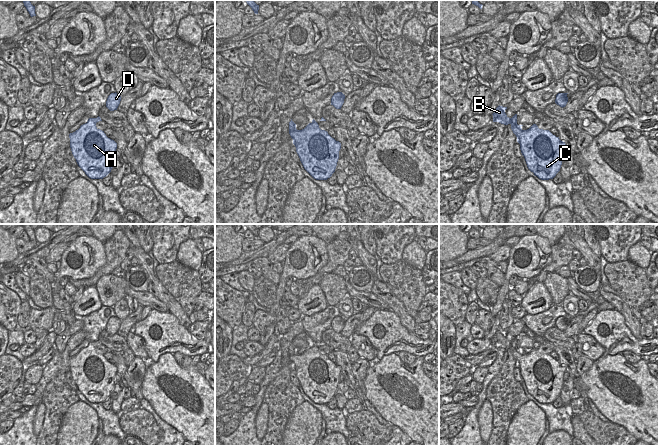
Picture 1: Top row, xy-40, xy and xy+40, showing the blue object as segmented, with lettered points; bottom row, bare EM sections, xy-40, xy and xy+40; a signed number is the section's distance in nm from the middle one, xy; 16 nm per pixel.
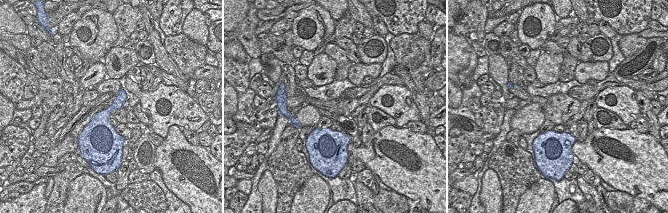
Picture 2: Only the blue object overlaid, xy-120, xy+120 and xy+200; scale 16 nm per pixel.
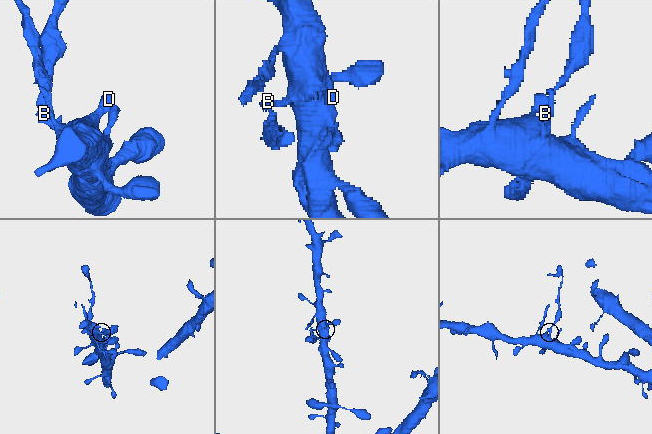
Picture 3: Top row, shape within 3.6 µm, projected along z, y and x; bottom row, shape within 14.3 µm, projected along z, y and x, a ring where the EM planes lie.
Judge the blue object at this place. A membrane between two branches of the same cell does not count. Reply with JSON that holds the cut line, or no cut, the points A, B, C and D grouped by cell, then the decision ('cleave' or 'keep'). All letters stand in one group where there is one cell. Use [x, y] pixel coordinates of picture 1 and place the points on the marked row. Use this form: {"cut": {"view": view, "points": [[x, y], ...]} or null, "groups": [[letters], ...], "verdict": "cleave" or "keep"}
{"cut": {"view": "xy+40", "points": [[524, 130], [516, 135]]}, "groups": [["A", "C", "D"], ["B"]], "verdict": "cleave"}

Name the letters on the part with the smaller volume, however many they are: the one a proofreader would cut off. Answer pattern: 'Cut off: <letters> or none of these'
Cut off: B

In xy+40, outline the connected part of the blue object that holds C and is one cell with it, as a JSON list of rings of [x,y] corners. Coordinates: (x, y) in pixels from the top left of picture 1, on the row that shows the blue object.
[[[536,124],[516,137],[528,169],[541,180],[553,179],[562,165],[565,142]]]

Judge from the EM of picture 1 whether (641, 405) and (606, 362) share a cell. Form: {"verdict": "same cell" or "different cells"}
{"verdict": "same cell"}

